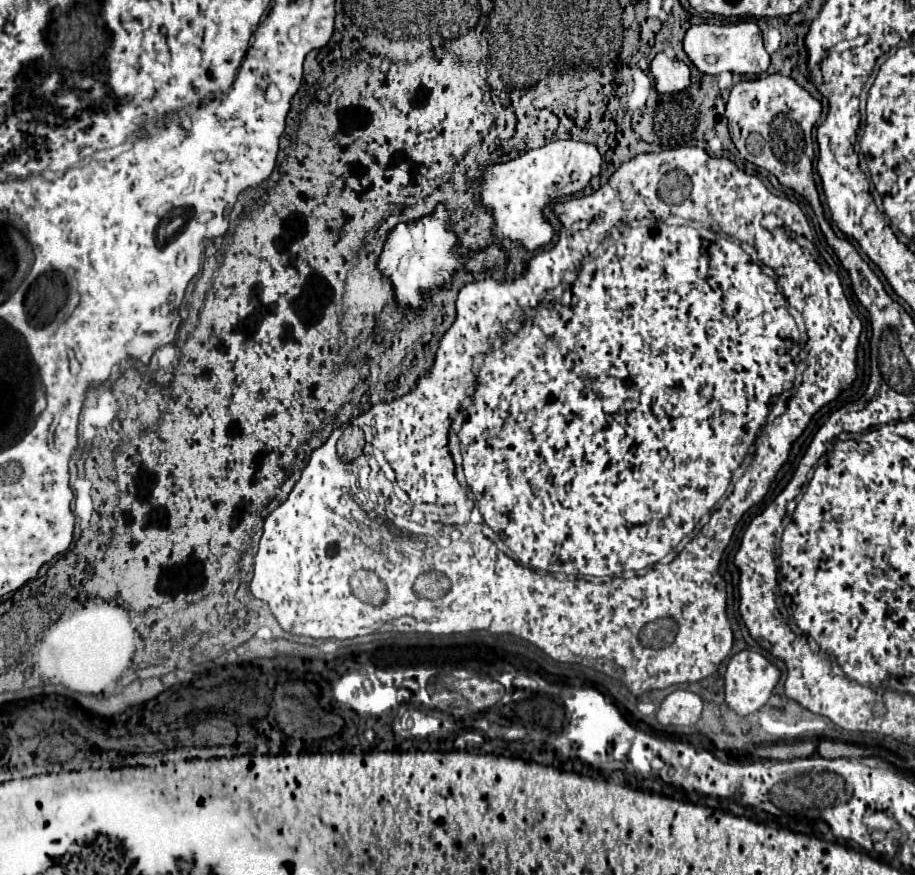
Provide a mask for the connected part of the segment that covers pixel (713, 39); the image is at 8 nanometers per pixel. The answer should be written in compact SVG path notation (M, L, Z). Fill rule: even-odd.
M738 22L738 24L698 24L692 26L684 36L684 50L692 64L702 74L722 74L732 72L740 76L760 76L770 66L770 54L764 48L762 32L754 22Z

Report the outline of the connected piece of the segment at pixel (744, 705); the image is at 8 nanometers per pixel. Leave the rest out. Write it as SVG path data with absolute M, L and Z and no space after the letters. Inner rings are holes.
M742 650L742 652L734 654L726 666L726 676L724 676L726 704L740 716L752 714L768 702L772 688L776 686L778 680L780 680L780 670L774 664L770 664L762 654L758 654L755 650Z

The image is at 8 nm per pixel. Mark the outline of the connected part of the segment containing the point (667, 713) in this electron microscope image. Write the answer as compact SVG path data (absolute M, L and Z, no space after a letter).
M674 690L662 700L656 718L660 724L690 726L698 722L700 712L702 712L702 700L698 694L690 690Z

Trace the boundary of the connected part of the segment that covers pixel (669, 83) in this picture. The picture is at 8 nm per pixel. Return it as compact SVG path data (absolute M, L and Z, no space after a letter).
M664 52L656 54L650 64L650 72L656 80L658 92L680 92L692 84L690 68L676 58L668 58Z

